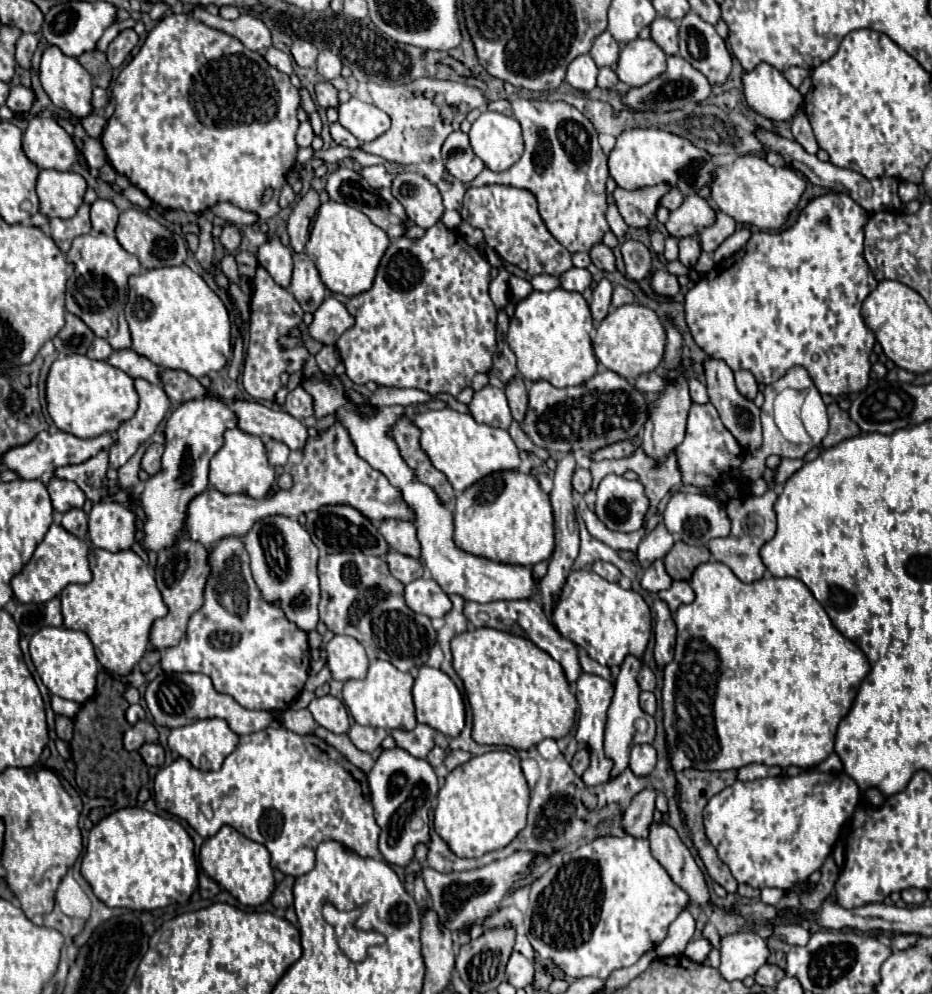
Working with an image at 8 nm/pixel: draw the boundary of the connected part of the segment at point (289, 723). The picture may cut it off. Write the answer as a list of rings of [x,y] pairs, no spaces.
[[[288,709],[282,715],[282,725],[294,733],[308,735],[316,729],[316,721],[312,719],[308,709]]]

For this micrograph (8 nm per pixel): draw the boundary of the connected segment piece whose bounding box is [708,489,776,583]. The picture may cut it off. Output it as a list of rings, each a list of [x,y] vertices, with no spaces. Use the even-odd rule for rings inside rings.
[[[768,489],[764,495],[754,497],[754,495],[746,495],[742,499],[734,499],[726,503],[726,513],[732,521],[732,533],[724,539],[712,539],[708,543],[708,549],[712,553],[712,557],[724,565],[728,565],[734,575],[744,581],[744,583],[754,583],[758,579],[764,577],[766,567],[758,555],[760,547],[770,541],[776,533],[776,515],[774,515],[774,501],[776,501],[776,493],[774,489]]]

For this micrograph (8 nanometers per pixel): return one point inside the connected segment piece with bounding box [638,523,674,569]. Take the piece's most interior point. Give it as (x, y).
(654, 546)

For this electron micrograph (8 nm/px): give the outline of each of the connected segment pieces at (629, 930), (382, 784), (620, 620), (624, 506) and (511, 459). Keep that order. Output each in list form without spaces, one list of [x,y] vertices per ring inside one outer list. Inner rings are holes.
[[[598,837],[574,851],[556,855],[546,873],[532,883],[530,905],[524,913],[526,935],[538,957],[558,967],[566,977],[602,977],[634,965],[646,951],[662,943],[670,921],[688,905],[688,895],[674,885],[666,869],[650,855],[648,839]]]
[[[396,747],[390,751],[382,751],[380,759],[374,763],[372,771],[368,773],[370,783],[370,797],[374,805],[374,815],[380,825],[380,855],[390,865],[406,867],[414,859],[414,849],[418,843],[430,843],[428,833],[428,811],[432,801],[438,795],[438,777],[432,769],[432,765],[426,759],[416,759],[408,751]],[[414,817],[420,817],[424,821],[424,827],[420,831],[414,831],[410,827]]]
[[[590,569],[568,575],[550,619],[562,637],[586,649],[586,653],[604,667],[622,665],[626,655],[642,659],[652,637],[652,615],[646,601],[636,591],[622,589],[618,583],[606,581]]]
[[[608,475],[598,485],[596,495],[596,515],[608,529],[630,533],[642,527],[648,499],[640,481]]]
[[[450,407],[430,409],[414,415],[412,423],[420,429],[420,447],[430,463],[442,471],[456,491],[464,491],[484,475],[500,469],[518,469],[520,457],[508,431],[476,423],[472,415],[458,413]]]

